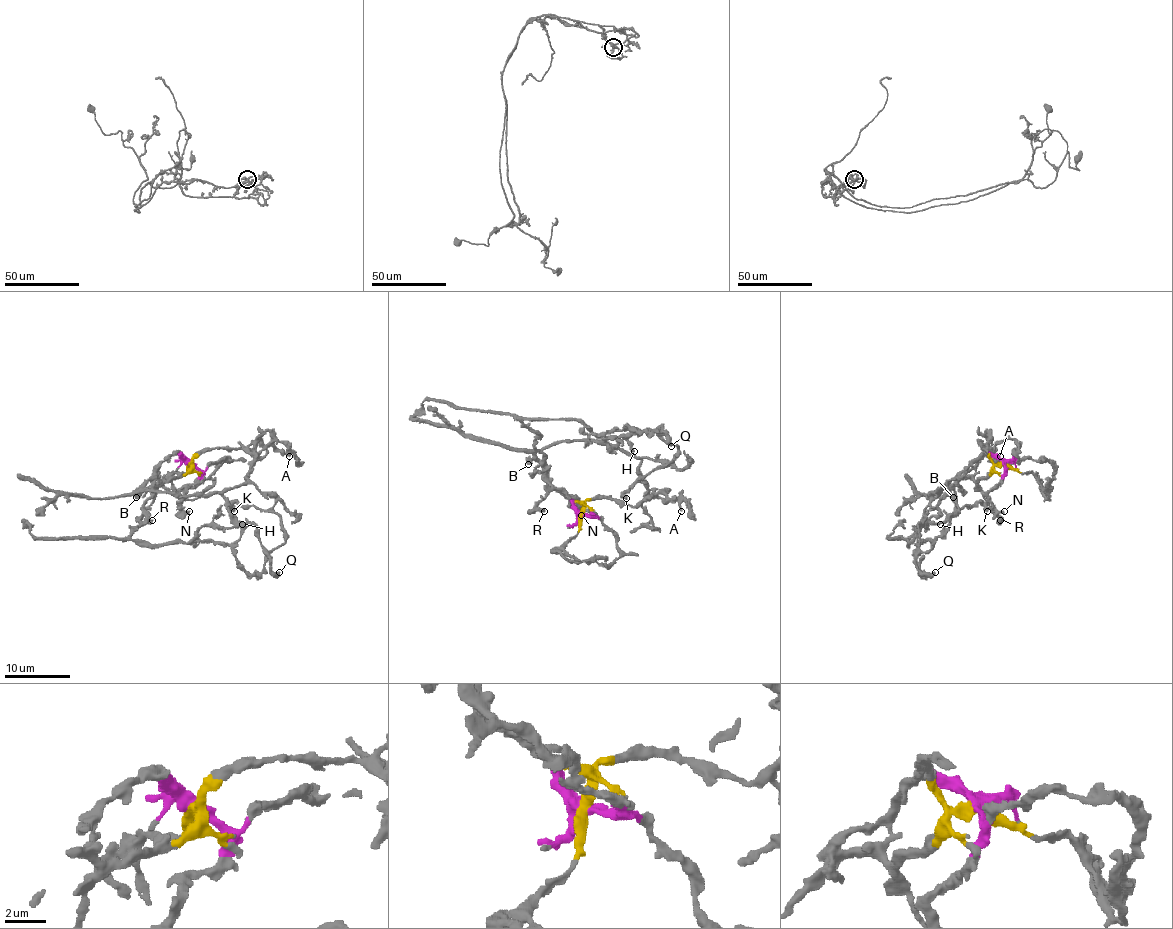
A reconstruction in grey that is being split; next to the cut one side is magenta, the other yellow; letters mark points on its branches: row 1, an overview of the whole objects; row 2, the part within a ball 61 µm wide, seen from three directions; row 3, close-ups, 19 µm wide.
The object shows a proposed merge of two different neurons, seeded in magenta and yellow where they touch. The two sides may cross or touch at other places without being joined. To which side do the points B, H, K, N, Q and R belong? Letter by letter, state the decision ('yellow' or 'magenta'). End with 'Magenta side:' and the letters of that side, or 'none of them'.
B: magenta
H: magenta
K: yellow
N: magenta
Q: yellow
R: yellow
Magenta side: B, H, N

